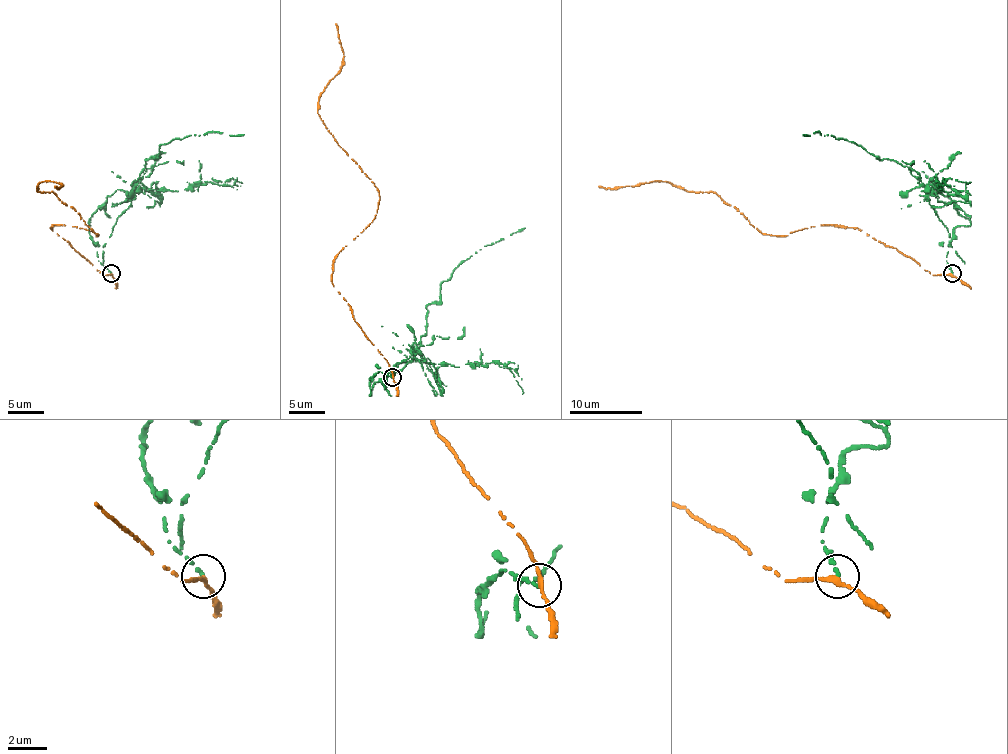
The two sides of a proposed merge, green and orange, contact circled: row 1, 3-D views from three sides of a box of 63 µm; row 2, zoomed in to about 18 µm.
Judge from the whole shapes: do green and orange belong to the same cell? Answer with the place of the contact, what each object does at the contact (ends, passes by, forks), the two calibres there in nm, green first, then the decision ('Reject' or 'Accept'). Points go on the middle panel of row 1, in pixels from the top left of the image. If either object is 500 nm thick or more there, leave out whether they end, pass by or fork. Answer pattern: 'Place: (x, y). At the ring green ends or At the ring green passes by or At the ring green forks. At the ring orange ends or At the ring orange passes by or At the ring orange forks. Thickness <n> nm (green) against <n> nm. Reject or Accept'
Place: (392, 377). At the ring green ends. At the ring orange passes by. Thickness 180 nm (green) against 220 nm. Reject

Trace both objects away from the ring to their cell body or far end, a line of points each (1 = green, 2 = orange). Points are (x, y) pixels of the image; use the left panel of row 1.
1: (112, 273), (88, 228), (108, 197), (133, 188), (146, 159), (155, 159), (169, 141), (243, 134)
2: (112, 273), (103, 275), (50, 228), (99, 235), (52, 191), (36, 191), (41, 181), (63, 186), (54, 186)

